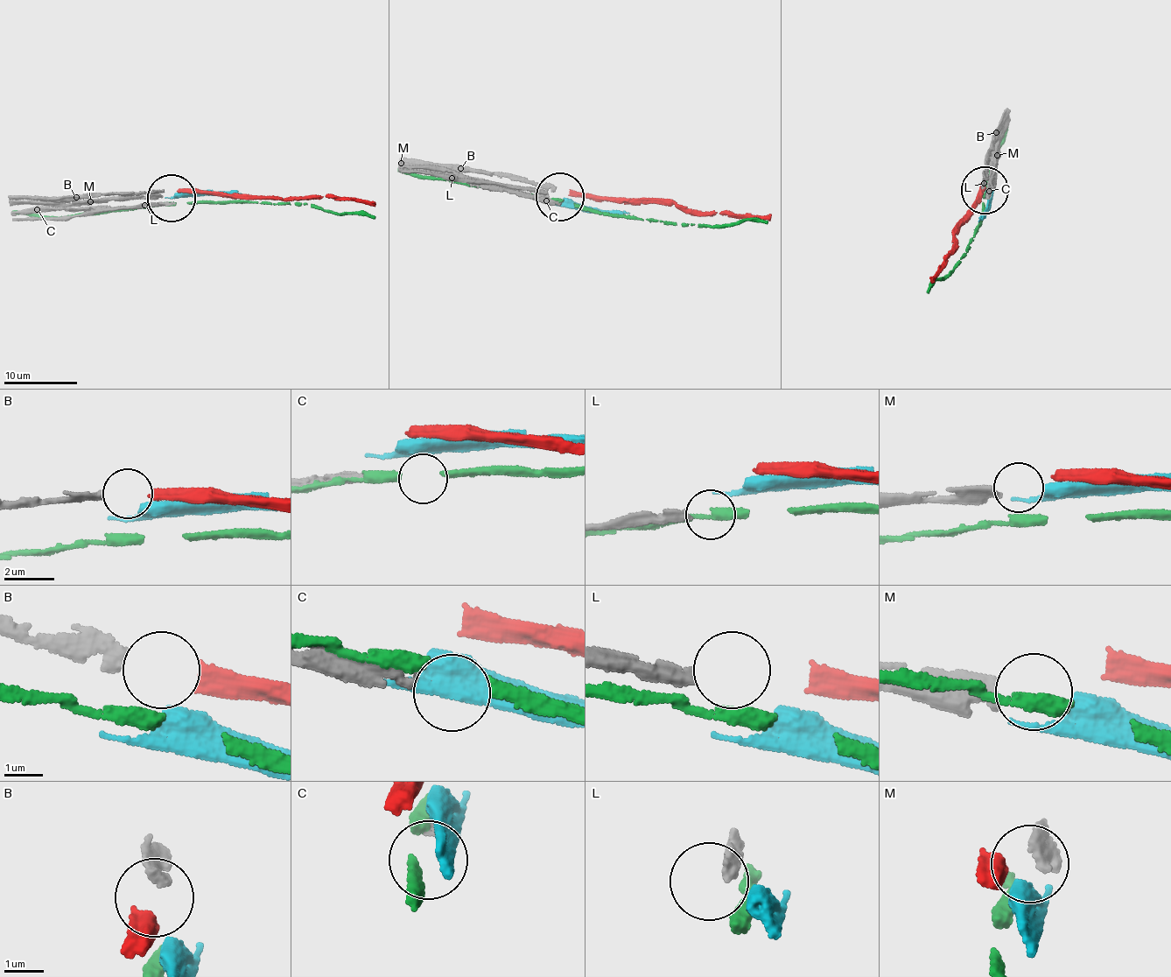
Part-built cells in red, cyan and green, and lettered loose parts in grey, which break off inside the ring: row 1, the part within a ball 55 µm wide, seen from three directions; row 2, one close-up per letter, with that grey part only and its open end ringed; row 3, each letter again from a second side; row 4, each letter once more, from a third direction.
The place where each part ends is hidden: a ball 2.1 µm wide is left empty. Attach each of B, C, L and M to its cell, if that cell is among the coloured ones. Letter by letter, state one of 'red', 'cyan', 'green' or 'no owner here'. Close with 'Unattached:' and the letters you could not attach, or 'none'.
B: red
C: no owner here
L: no owner here
M: cyan
Unattached: C, L

